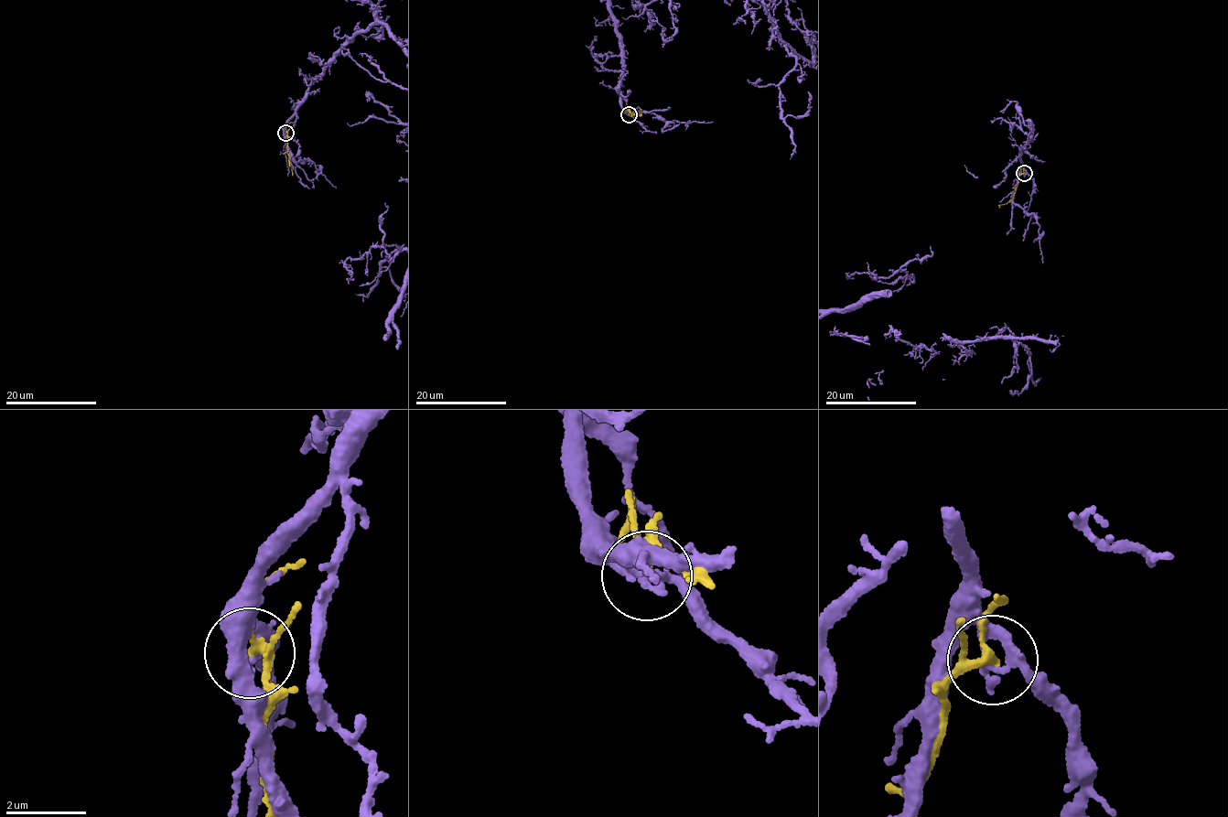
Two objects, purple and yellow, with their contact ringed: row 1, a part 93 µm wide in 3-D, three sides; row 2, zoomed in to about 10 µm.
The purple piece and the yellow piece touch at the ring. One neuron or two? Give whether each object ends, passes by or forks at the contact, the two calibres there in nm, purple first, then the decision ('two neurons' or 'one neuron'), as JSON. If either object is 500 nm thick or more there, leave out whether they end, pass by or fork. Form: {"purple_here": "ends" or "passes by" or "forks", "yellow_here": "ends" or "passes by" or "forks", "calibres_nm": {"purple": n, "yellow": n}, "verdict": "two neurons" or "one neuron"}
{"purple_here": "passes by", "yellow_here": "forks", "calibres_nm": {"purple": 200, "yellow": 150}, "verdict": "two neurons"}

